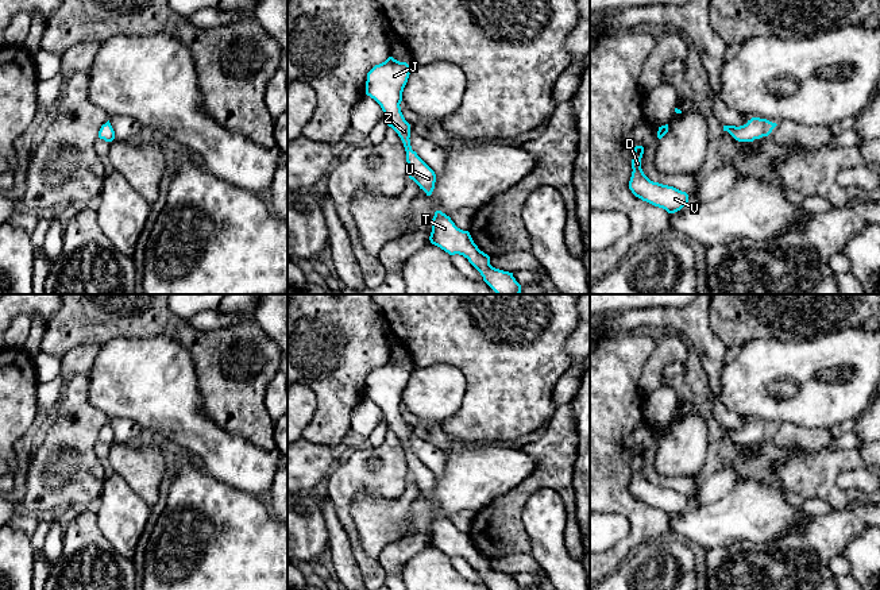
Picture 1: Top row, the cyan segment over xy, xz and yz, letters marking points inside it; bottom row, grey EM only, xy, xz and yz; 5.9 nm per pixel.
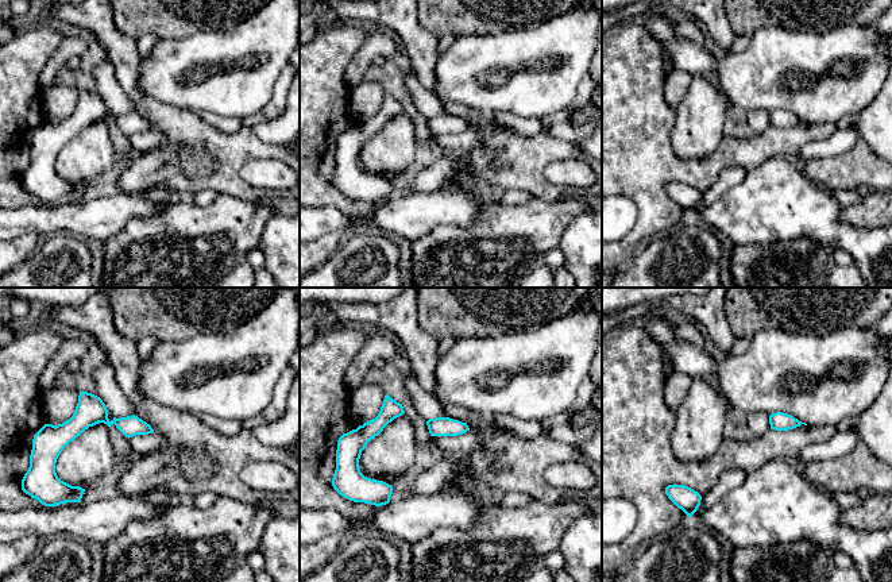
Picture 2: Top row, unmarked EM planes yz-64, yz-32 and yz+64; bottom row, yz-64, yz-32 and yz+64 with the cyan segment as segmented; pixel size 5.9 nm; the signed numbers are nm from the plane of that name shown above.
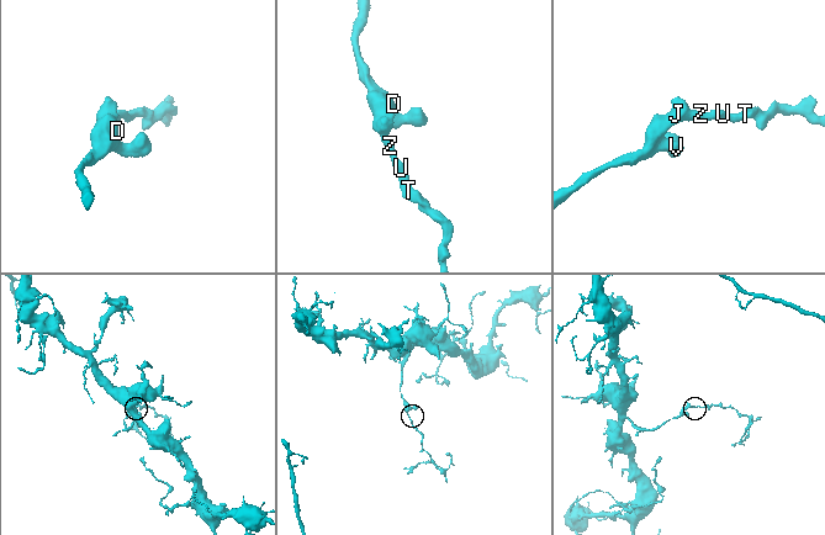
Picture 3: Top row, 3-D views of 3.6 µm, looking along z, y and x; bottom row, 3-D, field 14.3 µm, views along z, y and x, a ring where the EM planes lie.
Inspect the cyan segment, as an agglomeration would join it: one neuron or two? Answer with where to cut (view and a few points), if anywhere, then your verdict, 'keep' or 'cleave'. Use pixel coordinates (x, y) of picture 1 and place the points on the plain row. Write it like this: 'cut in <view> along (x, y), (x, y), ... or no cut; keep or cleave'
no cut; keep

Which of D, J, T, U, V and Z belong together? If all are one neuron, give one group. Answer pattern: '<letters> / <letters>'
D J T U V Z

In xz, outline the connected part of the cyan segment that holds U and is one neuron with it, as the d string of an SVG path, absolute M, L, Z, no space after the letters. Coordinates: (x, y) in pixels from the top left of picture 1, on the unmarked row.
M389 359L367 375L366 397L381 408L387 428L401 440L406 454L409 481L413 482L427 498L431 498L435 491L436 477L417 455L412 452L409 441L410 427L405 423L400 409L410 373L412 370L406 365L400 365Z

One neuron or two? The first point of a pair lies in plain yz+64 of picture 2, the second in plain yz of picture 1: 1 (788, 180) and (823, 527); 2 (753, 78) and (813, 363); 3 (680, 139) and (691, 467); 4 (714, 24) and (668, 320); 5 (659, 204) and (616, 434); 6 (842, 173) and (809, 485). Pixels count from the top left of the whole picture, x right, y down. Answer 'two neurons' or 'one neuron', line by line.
1: two neurons
2: one neuron
3: one neuron
4: one neuron
5: one neuron
6: one neuron

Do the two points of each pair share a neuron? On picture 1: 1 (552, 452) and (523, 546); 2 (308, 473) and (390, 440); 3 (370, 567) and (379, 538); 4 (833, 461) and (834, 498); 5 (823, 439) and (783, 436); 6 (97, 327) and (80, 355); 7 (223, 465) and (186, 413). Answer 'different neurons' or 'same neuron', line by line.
1: same neuron
2: different neurons
3: different neurons
4: same neuron
5: same neuron
6: different neurons
7: same neuron

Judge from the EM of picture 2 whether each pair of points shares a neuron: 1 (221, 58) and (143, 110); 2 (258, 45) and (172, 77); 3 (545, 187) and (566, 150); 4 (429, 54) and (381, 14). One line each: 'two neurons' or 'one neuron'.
1: two neurons
2: one neuron
3: one neuron
4: one neuron

